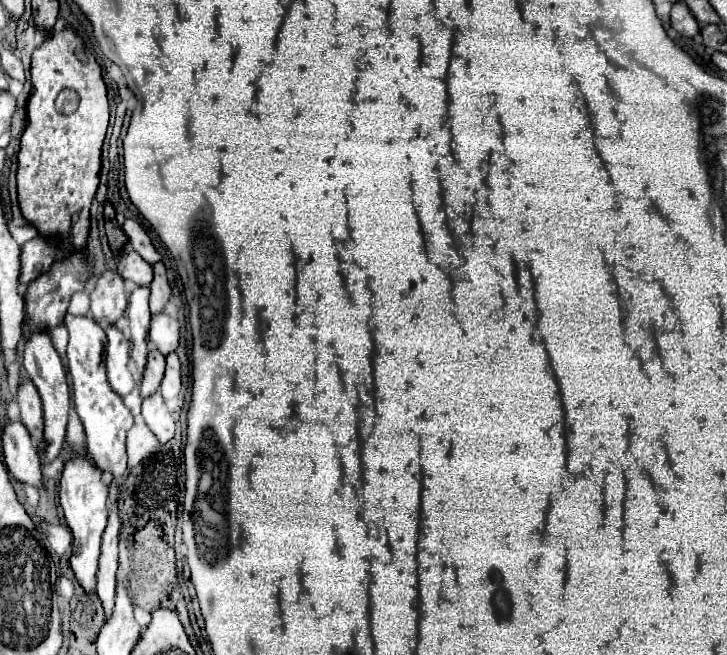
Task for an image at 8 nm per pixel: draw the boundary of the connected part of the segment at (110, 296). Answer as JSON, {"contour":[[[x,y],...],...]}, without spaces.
{"contour":[[[108,270],[104,272],[98,282],[96,288],[90,292],[90,312],[96,320],[106,318],[110,324],[114,324],[128,308],[128,292],[124,286],[124,278],[114,272]]]}

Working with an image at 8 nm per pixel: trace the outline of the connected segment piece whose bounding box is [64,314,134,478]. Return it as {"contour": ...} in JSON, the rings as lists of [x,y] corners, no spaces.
{"contour":[[[66,314],[64,324],[68,328],[66,358],[68,358],[68,368],[72,376],[74,404],[84,424],[86,450],[98,468],[114,474],[114,478],[120,478],[126,472],[126,432],[132,428],[134,420],[130,410],[124,406],[122,398],[110,388],[106,380],[106,366],[104,366],[106,334],[98,326],[98,322],[90,316]]]}

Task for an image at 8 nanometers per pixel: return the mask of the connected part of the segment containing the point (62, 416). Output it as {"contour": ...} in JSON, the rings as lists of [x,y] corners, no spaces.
{"contour":[[[36,330],[24,340],[24,368],[28,372],[28,378],[34,382],[34,386],[40,392],[42,398],[42,408],[44,408],[44,440],[46,440],[46,450],[42,456],[42,464],[52,462],[64,444],[66,436],[66,420],[68,420],[68,408],[70,408],[70,392],[66,384],[66,372],[62,366],[62,358],[58,356],[50,332],[48,330]]]}

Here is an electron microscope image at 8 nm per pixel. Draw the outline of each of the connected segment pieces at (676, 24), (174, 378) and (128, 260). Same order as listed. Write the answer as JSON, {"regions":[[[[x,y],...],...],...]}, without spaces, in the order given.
{"regions":[[[[678,2],[678,4],[672,6],[670,18],[672,18],[672,28],[686,38],[694,38],[700,32],[698,22],[694,20],[694,16],[690,14],[690,10],[684,2]]],[[[168,354],[166,356],[166,374],[160,386],[160,392],[164,396],[164,400],[172,400],[180,394],[180,386],[182,386],[182,374],[180,374],[180,358],[178,354]]],[[[126,248],[124,254],[116,258],[118,264],[124,264],[124,278],[132,280],[138,286],[148,286],[152,282],[152,266],[140,258],[132,248]]]]}

